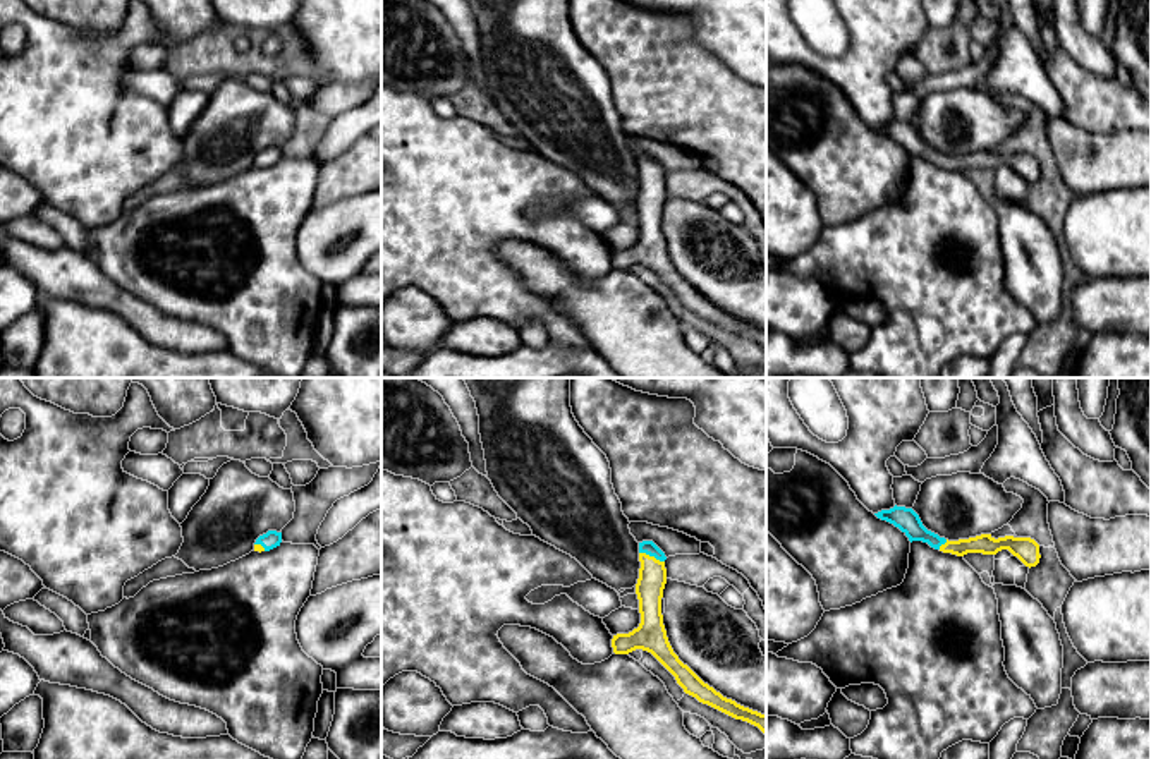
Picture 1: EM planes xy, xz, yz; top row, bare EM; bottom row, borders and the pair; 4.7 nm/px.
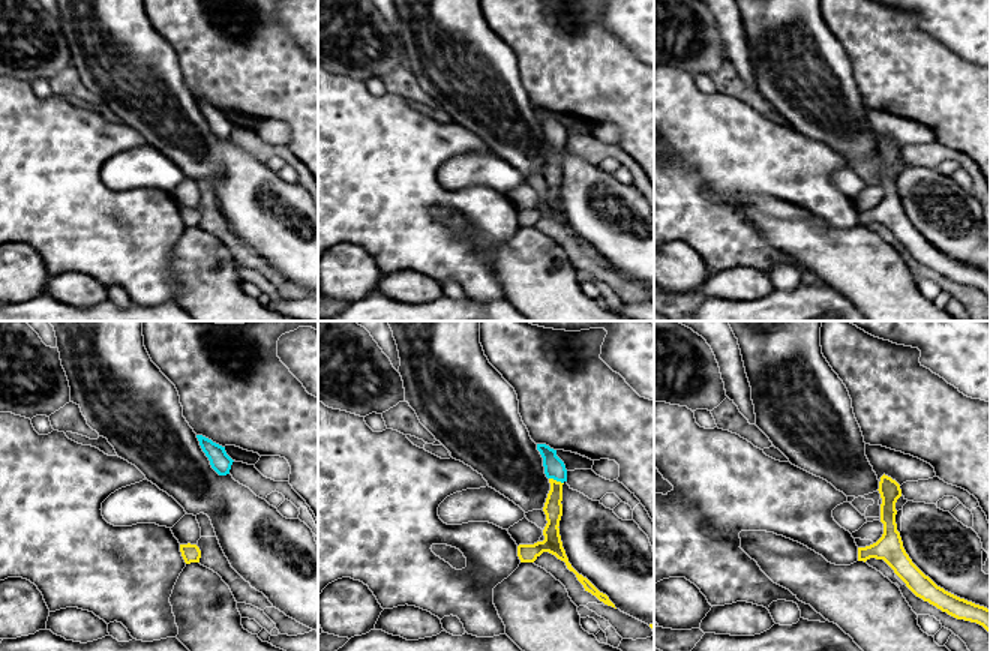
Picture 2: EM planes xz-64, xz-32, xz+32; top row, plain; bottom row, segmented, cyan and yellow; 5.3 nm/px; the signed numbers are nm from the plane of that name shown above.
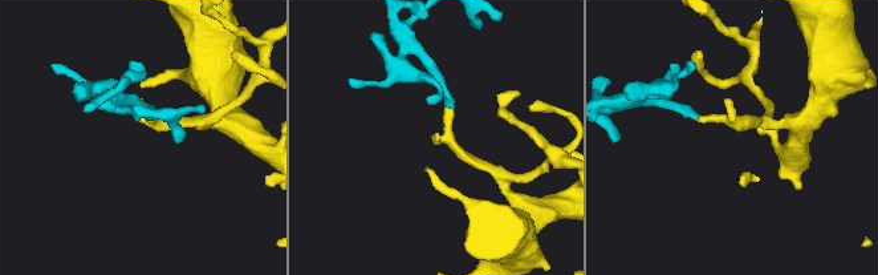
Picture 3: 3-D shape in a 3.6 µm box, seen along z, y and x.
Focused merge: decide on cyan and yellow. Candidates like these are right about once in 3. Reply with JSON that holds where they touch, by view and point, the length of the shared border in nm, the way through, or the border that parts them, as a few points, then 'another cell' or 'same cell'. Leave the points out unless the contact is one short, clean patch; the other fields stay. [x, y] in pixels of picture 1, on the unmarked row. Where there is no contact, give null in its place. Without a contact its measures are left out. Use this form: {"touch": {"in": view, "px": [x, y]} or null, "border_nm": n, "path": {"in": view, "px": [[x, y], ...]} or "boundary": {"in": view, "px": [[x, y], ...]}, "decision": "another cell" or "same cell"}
{"touch": {"in": "xz", "px": [651, 170]}, "border_nm": 130, "path": {"in": "xz", "px": [[650, 163], [651, 170], [651, 196]]}, "decision": "same cell"}

